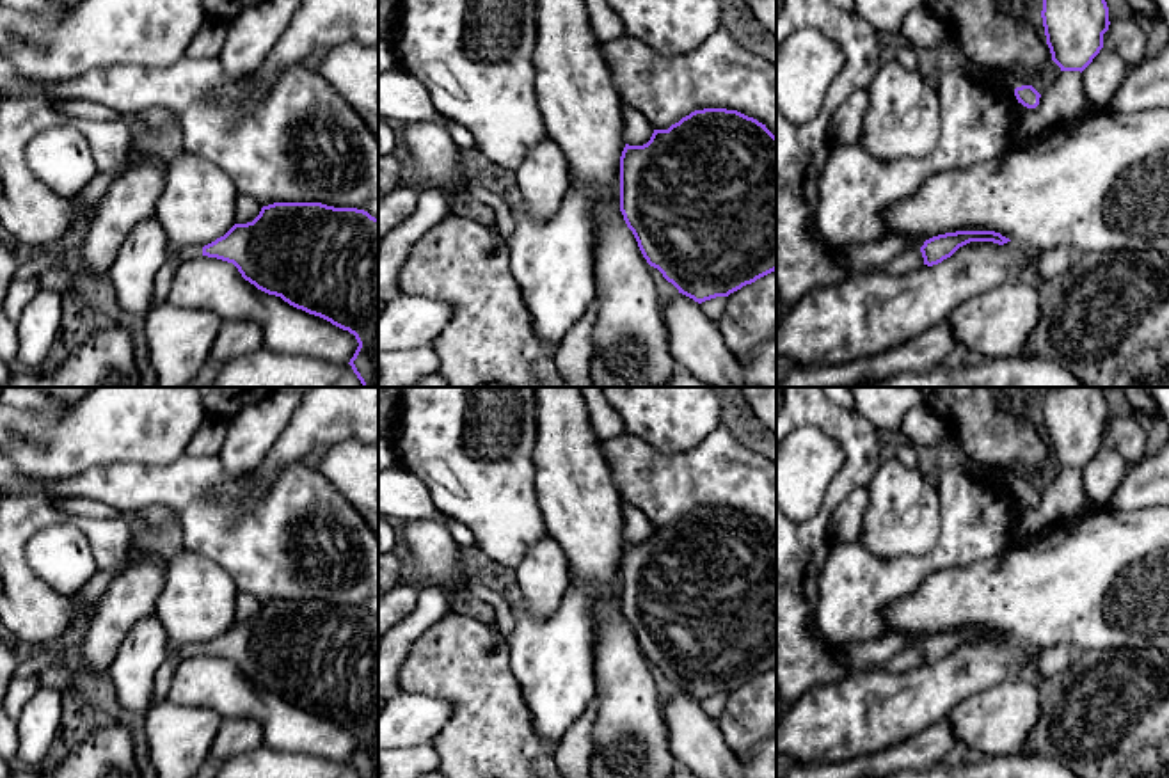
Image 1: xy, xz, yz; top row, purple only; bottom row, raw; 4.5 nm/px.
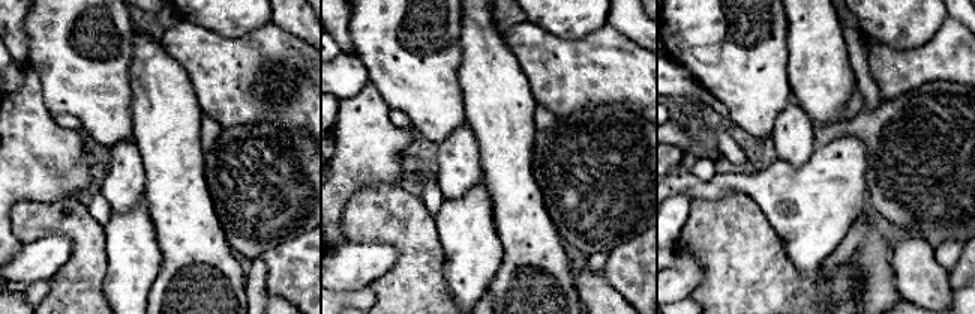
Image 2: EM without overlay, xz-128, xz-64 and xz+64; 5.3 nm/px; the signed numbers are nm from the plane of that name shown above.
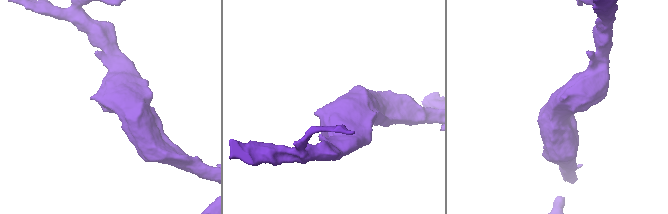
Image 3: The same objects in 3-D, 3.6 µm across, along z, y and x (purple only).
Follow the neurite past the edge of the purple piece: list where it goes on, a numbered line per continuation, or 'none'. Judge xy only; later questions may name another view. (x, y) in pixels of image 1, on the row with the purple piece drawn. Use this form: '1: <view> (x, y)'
1: xy (187, 253)

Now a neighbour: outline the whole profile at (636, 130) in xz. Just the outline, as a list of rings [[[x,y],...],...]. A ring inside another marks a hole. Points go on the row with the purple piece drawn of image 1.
[[[622,105],[624,117],[624,140],[629,146],[643,146],[650,140],[654,128],[652,124],[631,105]]]

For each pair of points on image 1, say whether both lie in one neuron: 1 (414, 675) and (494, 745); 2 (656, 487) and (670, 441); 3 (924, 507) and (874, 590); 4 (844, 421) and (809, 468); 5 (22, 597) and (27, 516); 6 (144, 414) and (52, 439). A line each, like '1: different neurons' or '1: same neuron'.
1: same neuron
2: different neurons
3: different neurons
4: different neurons
5: same neuron
6: same neuron

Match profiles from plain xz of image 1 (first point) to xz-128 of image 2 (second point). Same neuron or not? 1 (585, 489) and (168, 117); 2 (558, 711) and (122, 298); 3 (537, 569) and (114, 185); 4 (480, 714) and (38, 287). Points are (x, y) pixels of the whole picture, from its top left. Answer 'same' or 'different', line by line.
1: same
2: same
3: same
4: different

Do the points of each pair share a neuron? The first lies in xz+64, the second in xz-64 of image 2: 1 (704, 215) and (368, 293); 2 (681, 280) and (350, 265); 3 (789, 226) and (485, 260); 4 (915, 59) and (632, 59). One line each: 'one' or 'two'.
1: two
2: one
3: one
4: one

